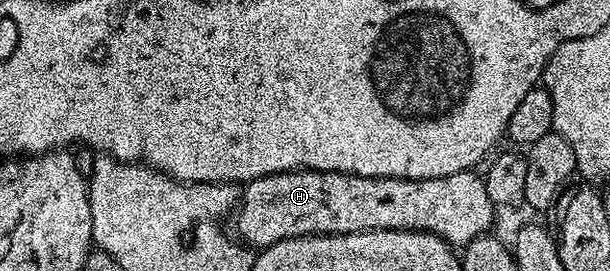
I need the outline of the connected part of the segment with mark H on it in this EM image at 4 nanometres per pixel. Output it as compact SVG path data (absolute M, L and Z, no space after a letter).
M288 170L278 174L268 174L262 178L244 183L239 194L239 205L235 210L235 218L237 214L237 231L235 231L235 234L242 243L248 244L250 247L264 248L284 238L302 238L312 234L360 234L362 230L422 230L428 234L439 236L454 248L464 248L468 242L475 240L480 234L486 233L490 229L489 225L493 222L493 213L495 213L495 207L487 196L484 177L473 170L455 172L451 176L443 176L435 180L423 180L422 182L412 182L406 178L364 178L354 174L319 172L318 170Z

